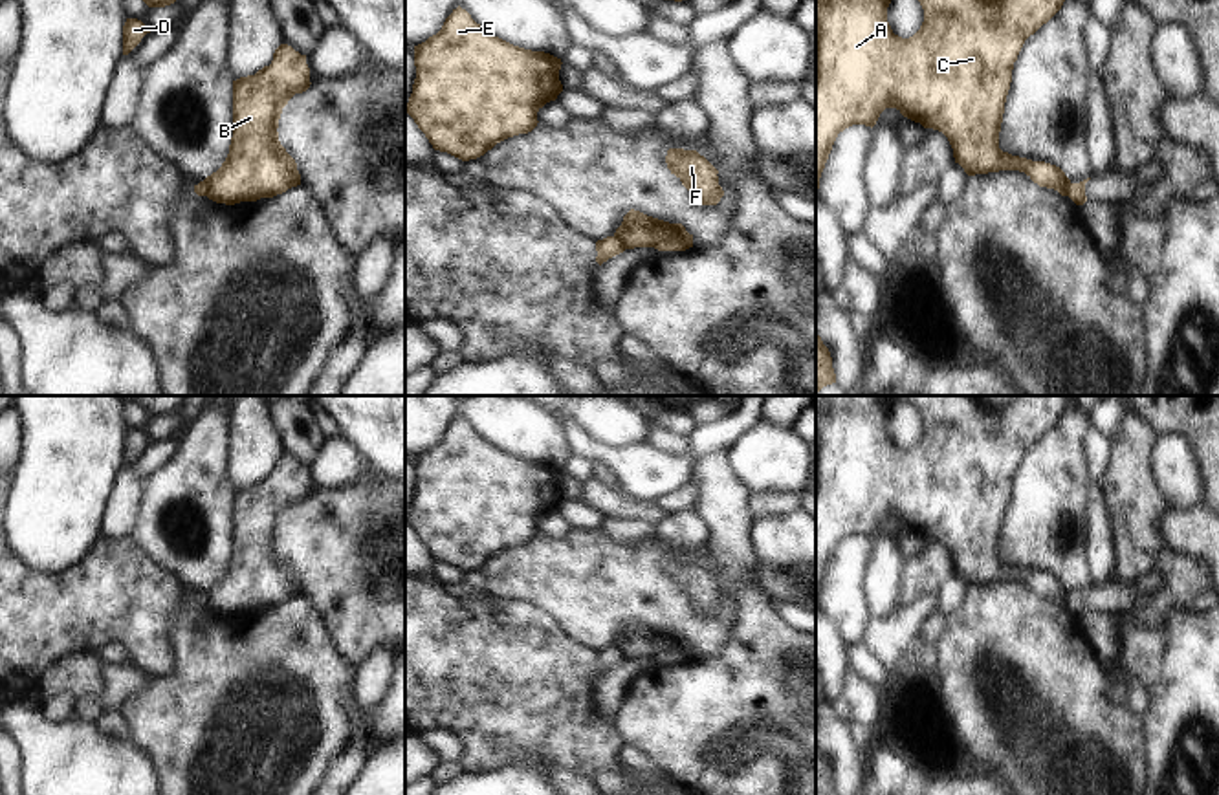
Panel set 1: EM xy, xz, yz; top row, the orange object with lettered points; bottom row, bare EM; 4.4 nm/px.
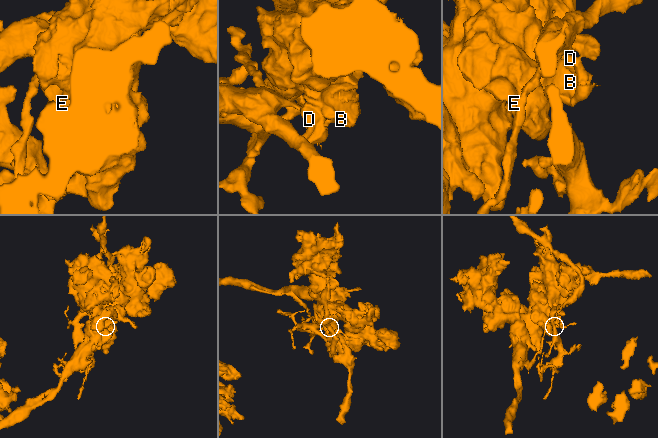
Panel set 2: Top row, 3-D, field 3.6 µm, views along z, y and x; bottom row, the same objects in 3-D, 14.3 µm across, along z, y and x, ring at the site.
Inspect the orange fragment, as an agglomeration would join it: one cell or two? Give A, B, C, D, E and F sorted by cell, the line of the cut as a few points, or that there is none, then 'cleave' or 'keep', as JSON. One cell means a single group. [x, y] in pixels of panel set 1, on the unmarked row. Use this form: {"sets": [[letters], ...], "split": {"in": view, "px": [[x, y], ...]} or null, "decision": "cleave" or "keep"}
{"sets": [["A", "B", "C", "E", "F"], ["D"]], "split": {"in": "xz", "px": [[614, 645], [625, 658]]}, "decision": "cleave"}

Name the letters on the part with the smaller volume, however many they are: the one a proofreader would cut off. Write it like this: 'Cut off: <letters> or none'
Cut off: D

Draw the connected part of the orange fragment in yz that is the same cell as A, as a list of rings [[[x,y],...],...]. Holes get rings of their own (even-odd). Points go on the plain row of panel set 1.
[[[816,396],[816,610],[838,544],[852,535],[873,539],[885,518],[942,542],[968,586],[1019,581],[1039,597],[1069,606],[1072,594],[1060,577],[999,559],[1014,473],[1025,451],[1061,419],[1067,407],[1067,396],[1017,396],[1008,407],[988,407],[977,396]],[[900,401],[909,401],[924,419],[924,432],[909,449],[895,445],[887,432],[887,418]]]

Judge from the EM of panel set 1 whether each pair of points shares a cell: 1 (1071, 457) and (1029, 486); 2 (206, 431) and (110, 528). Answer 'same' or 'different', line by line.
1: same
2: different

